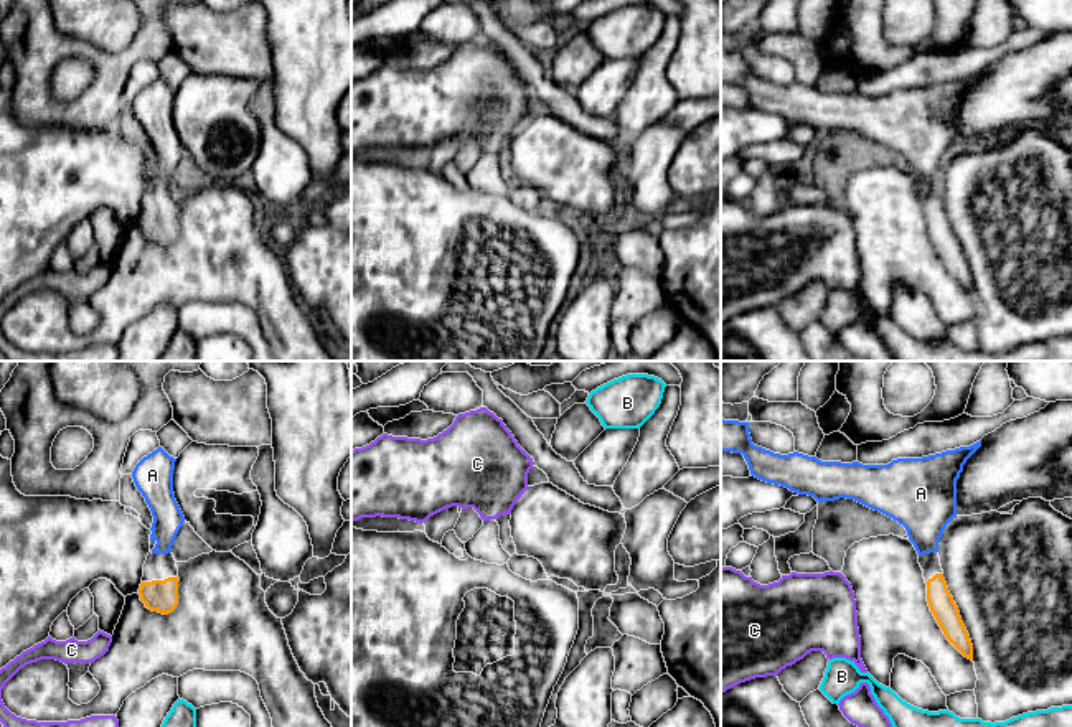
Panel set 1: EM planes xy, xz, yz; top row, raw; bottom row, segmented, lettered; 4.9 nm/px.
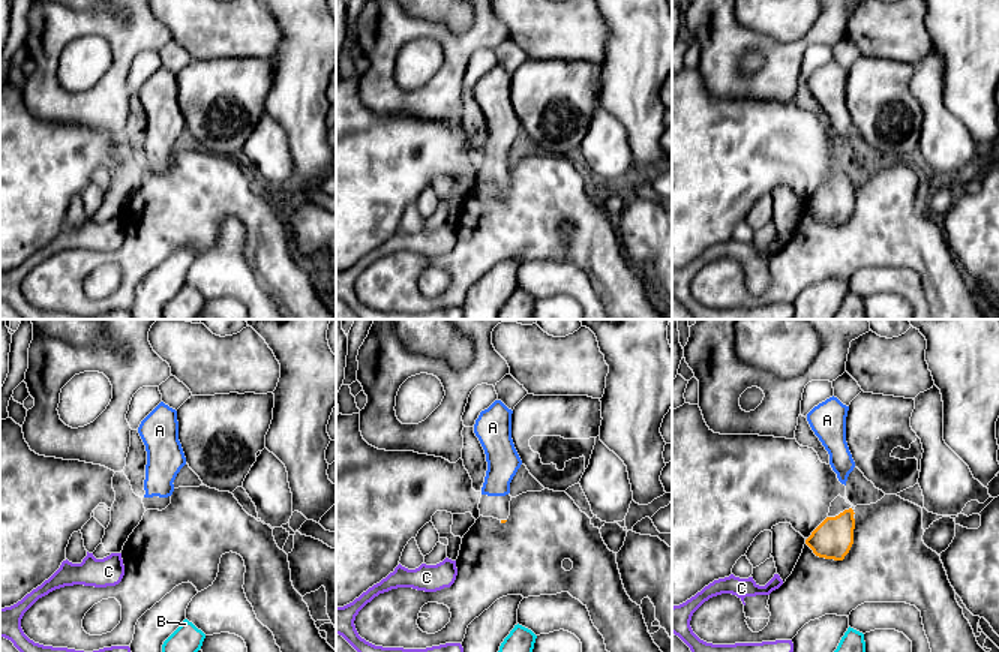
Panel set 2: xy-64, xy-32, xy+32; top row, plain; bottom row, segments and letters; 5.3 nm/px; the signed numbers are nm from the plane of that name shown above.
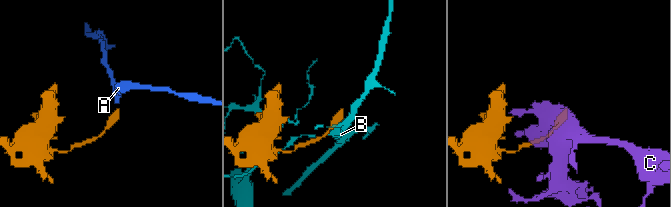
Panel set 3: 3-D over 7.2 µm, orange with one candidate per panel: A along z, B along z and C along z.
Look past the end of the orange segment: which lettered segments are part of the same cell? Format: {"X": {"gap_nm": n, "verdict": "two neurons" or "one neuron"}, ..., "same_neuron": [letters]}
{"A": {"gap_nm": 110, "verdict": "one neuron"}, "B": {"gap_nm": 260, "verdict": "two neurons"}, "C": {"gap_nm": 220, "verdict": "two neurons"}, "same_neuron": ["A"]}

